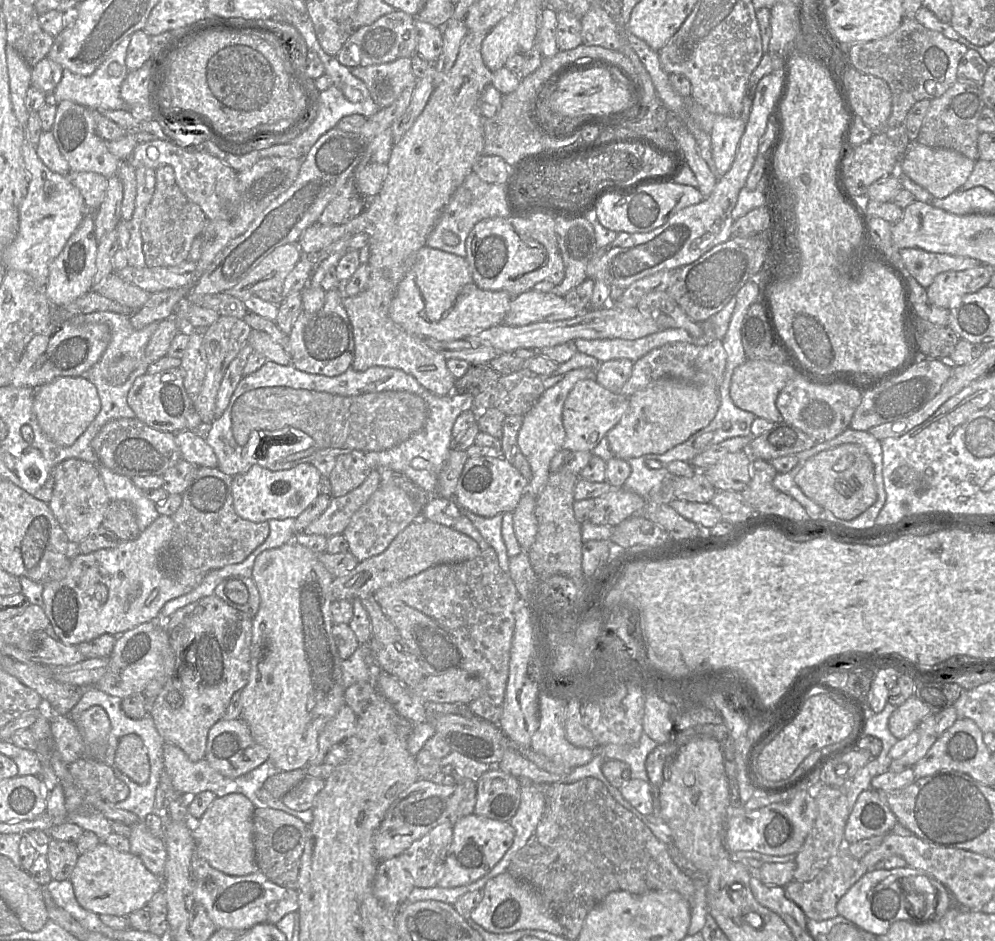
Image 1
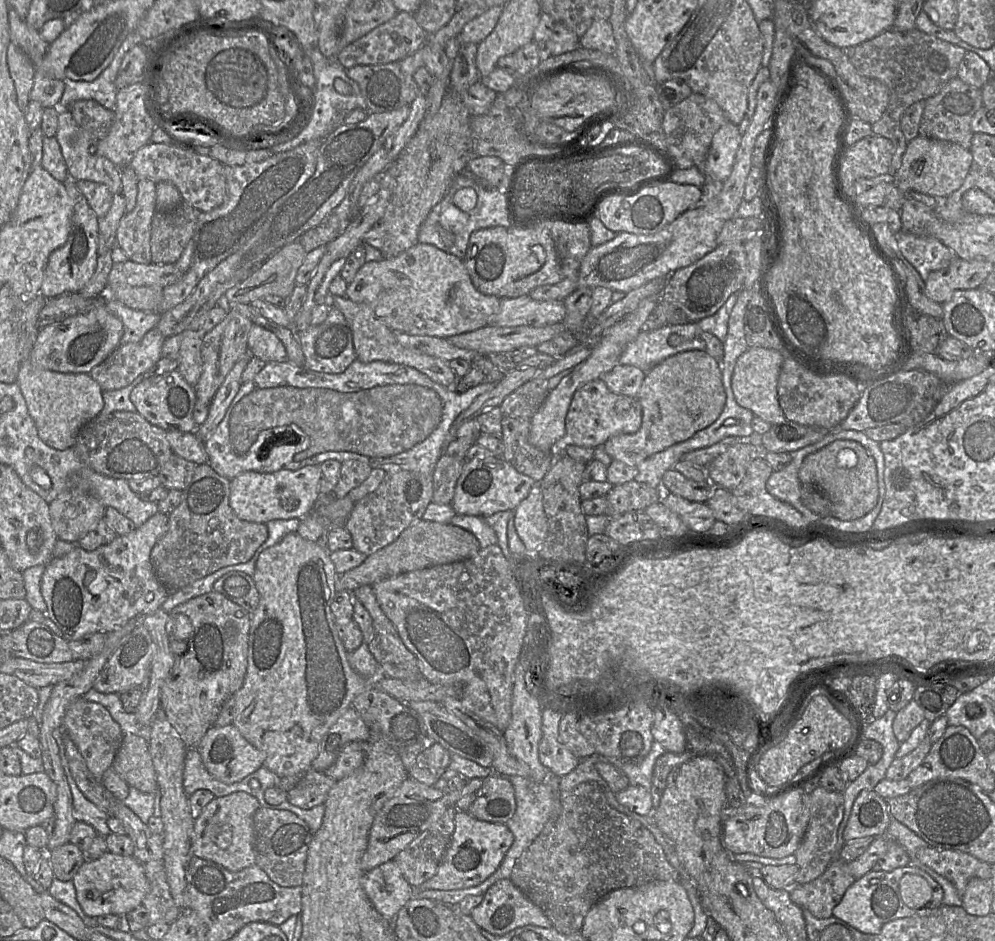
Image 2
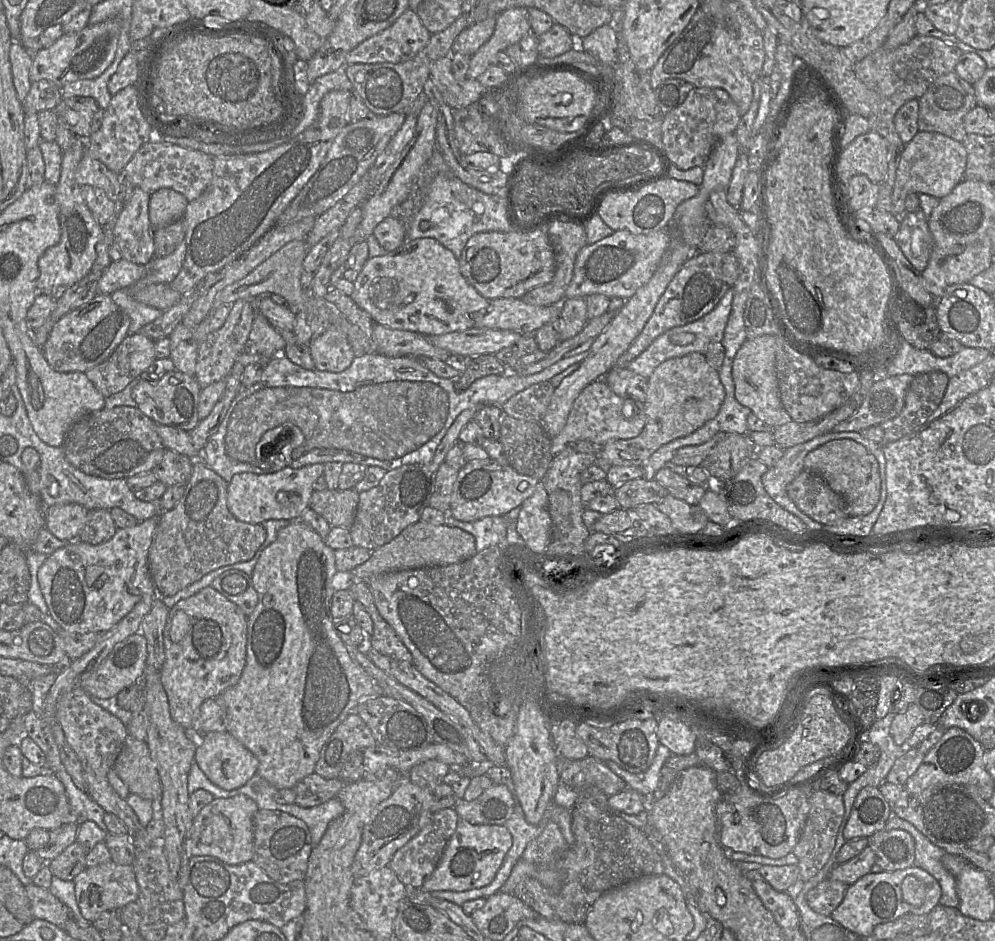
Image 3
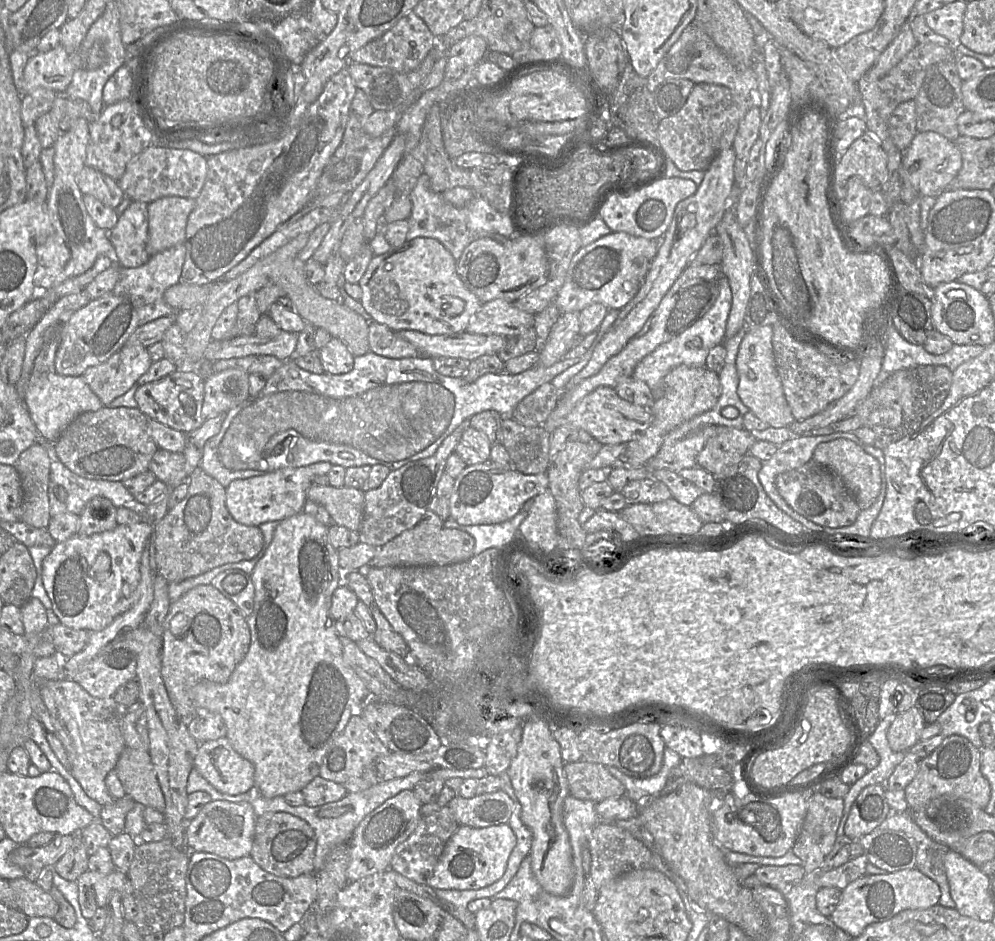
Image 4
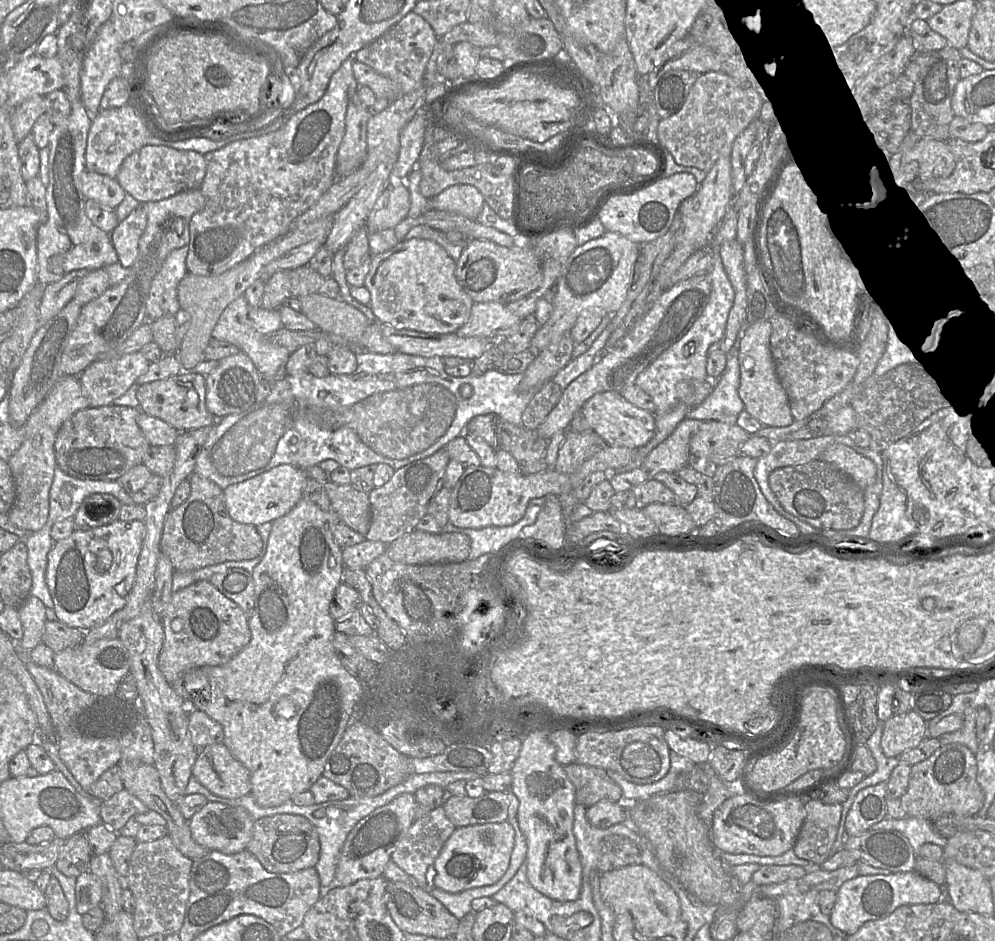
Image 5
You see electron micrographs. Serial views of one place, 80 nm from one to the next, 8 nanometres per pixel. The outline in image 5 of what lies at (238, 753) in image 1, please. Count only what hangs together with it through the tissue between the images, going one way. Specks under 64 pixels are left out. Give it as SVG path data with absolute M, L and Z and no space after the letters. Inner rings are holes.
M224 743L198 749L192 775L211 793L223 798L251 794L249 770L231 754Z

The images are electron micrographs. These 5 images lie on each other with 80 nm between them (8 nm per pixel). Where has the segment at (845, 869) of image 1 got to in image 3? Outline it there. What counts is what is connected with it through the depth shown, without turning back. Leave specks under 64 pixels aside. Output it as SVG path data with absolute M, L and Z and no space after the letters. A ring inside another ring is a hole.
M827 878L806 894L806 901L816 913L830 916L842 902L847 889L845 883Z

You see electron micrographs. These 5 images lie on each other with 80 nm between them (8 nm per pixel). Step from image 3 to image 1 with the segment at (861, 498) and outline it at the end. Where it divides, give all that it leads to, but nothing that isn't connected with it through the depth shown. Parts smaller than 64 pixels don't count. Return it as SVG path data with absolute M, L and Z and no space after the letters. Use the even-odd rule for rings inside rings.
M842 444L809 458L795 476L796 484L804 494L842 520L853 520L877 501L874 464L864 447Z

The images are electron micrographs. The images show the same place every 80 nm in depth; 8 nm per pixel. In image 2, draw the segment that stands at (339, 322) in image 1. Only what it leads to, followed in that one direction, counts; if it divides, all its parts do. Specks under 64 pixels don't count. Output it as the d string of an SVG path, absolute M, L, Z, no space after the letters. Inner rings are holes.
M335 306L330 307L326 319L321 324L311 324L297 334L305 358L304 367L309 370L321 373L342 373L357 358L350 325L343 313Z

